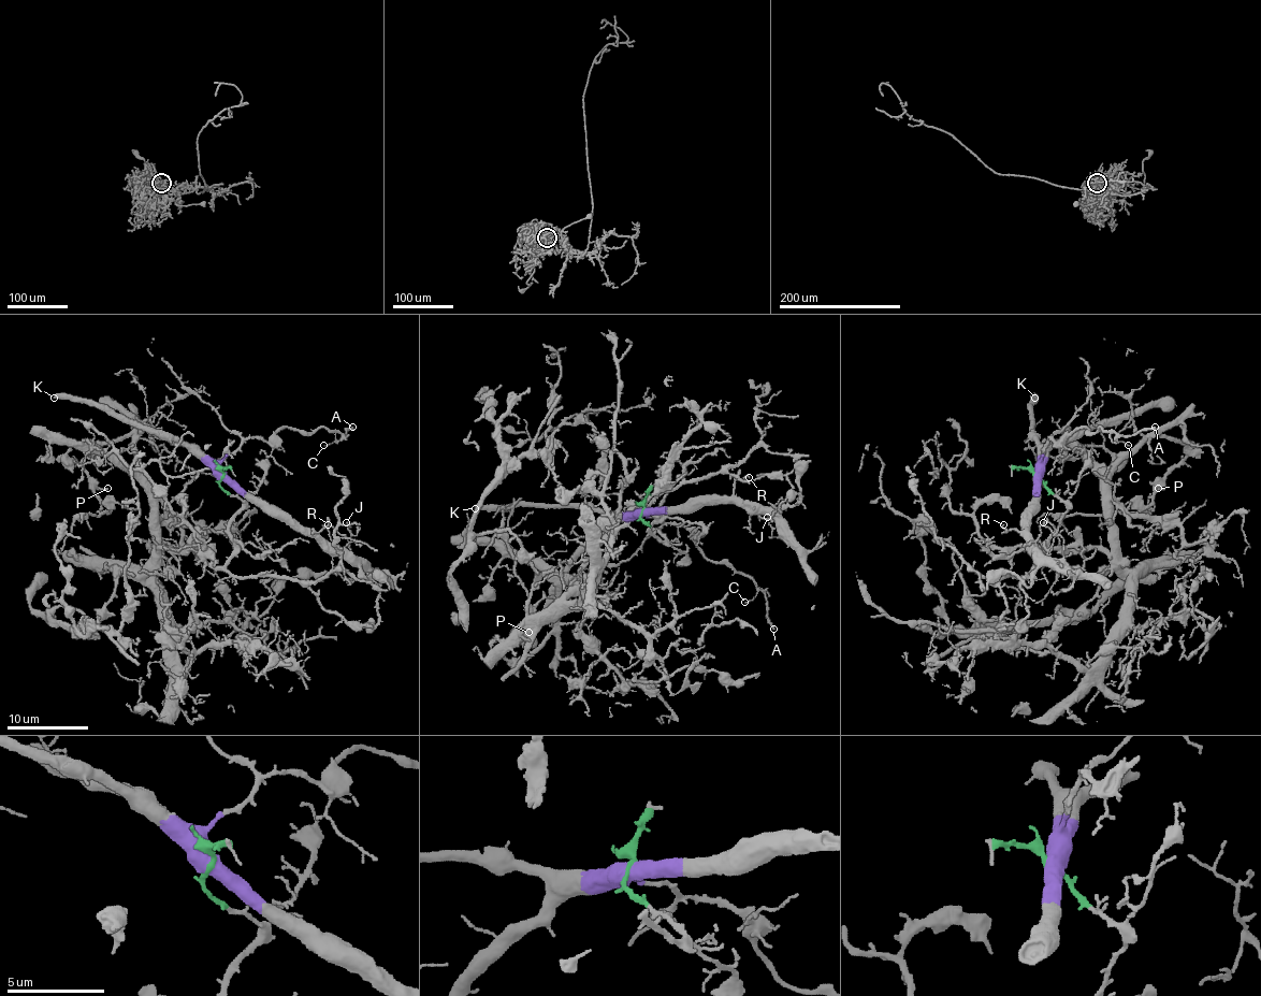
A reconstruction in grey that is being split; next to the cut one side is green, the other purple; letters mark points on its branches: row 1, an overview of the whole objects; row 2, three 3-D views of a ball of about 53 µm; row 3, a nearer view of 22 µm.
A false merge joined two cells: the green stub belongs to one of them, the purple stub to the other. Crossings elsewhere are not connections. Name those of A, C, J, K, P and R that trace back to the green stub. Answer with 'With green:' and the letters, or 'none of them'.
With green: P

